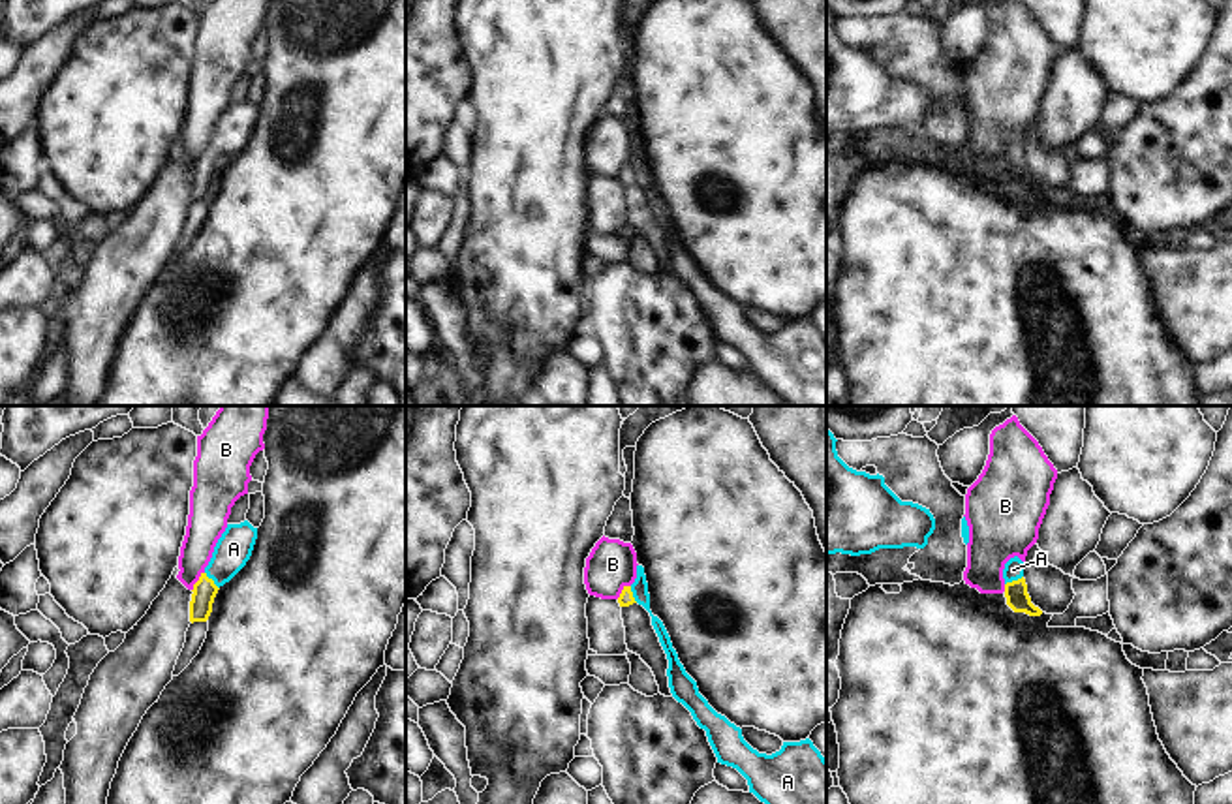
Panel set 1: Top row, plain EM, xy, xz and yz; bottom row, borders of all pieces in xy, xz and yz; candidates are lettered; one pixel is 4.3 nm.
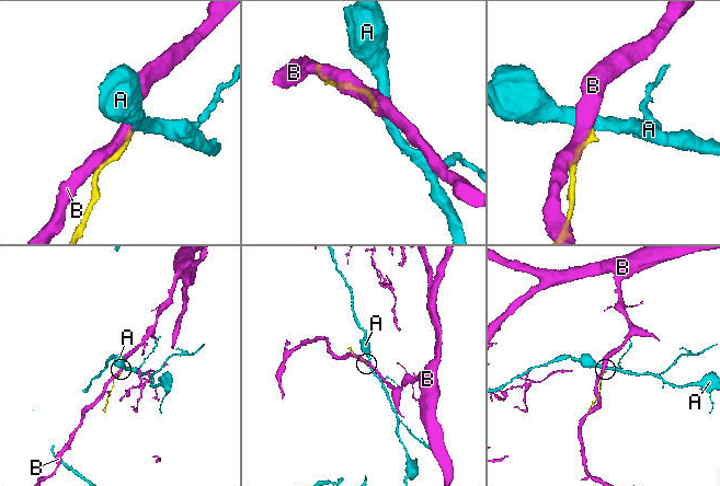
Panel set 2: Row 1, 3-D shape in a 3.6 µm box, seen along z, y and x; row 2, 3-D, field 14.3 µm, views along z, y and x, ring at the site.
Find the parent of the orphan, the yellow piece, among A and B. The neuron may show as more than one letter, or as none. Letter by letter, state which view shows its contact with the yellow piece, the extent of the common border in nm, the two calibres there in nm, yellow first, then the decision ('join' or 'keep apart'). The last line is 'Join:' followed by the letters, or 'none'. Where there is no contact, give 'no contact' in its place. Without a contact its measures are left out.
A: xy | 100 nm | 100/160 nm | join
B: xy | 100 nm | 100/160 nm | keep apart
Join: A

